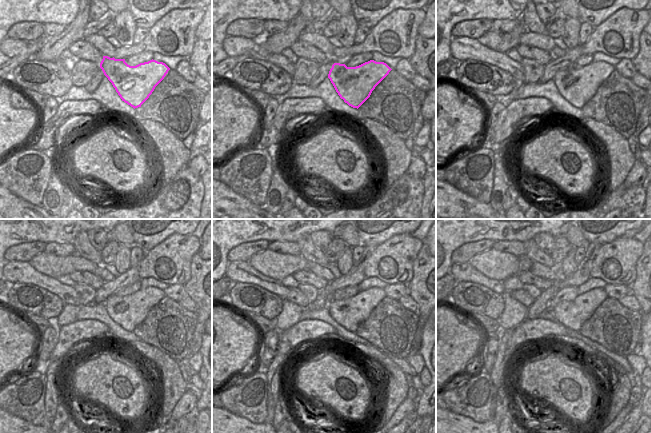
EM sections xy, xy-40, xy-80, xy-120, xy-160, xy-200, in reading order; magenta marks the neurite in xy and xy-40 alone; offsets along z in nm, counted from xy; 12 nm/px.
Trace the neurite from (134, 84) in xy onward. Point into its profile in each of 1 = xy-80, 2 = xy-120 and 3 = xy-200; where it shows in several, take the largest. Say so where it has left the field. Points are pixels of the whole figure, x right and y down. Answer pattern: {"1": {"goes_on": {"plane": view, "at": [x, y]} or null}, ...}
{"1": {"goes_on": {"plane": "xy-80", "at": [578, 86]}}, "2": {"goes_on": {"plane": "xy-120", "at": [129, 311]}}, "3": {"goes_on": {"plane": "xy-200", "at": [572, 315]}}}

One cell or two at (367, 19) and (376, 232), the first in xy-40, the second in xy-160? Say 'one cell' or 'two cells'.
one cell

